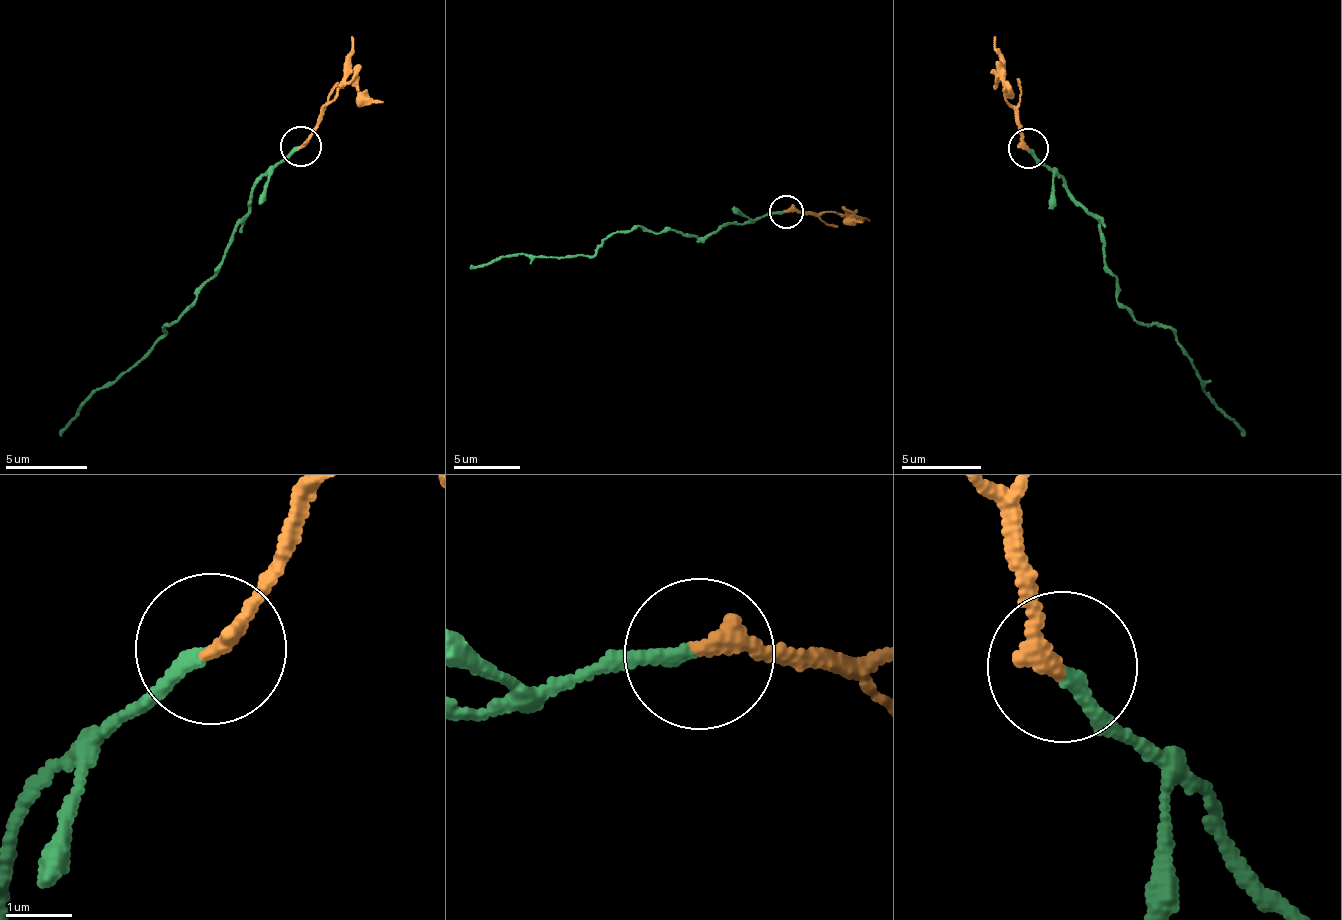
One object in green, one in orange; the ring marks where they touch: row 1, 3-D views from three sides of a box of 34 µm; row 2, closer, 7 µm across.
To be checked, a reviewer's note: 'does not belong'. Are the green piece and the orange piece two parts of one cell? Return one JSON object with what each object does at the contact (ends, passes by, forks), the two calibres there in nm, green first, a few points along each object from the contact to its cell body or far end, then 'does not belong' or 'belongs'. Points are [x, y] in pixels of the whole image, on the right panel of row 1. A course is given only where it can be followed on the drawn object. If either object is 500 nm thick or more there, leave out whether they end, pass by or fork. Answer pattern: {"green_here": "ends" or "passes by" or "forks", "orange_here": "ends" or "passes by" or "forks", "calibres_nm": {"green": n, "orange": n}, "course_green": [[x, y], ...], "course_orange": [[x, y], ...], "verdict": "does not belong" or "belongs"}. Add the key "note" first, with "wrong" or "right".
{"note": "right", "green_here": "ends", "orange_here": "ends", "calibres_nm": {"green": 200, "orange": 240}, "course_green": [[1029, 148], [1093, 214], [1102, 257], [1121, 304], [1141, 321], [1174, 333], [1206, 393], [1231, 416], [1240, 436]], "course_orange": [[1029, 148], [1020, 117], [1004, 98], [995, 35]], "verdict": "does not belong"}

